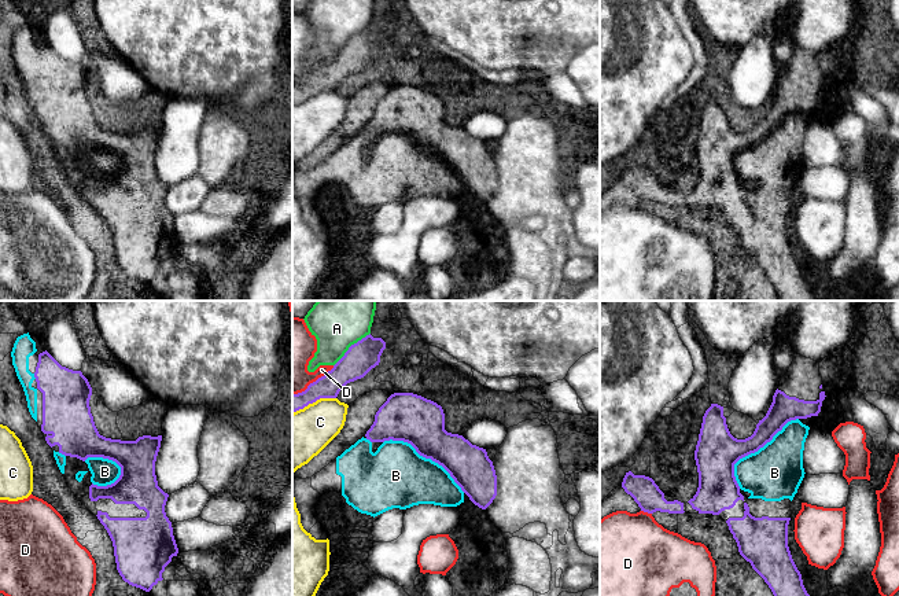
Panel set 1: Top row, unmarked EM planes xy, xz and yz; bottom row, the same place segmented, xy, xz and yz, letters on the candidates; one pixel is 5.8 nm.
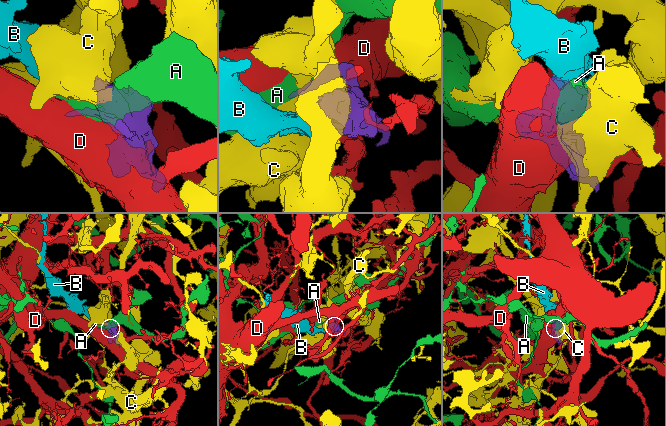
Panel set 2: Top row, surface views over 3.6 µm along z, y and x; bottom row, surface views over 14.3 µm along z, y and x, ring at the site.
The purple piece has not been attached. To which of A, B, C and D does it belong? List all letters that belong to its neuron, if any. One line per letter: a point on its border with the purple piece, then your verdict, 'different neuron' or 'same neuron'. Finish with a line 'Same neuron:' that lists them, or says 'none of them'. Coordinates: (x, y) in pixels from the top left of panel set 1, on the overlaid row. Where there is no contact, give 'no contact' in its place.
A: contact xz (350, 346); different neuron
B: contact yz (754, 452); same neuron
C: contact xz (313, 401); different neuron
D: contact xz (313, 382); different neuron
Same neuron: B

